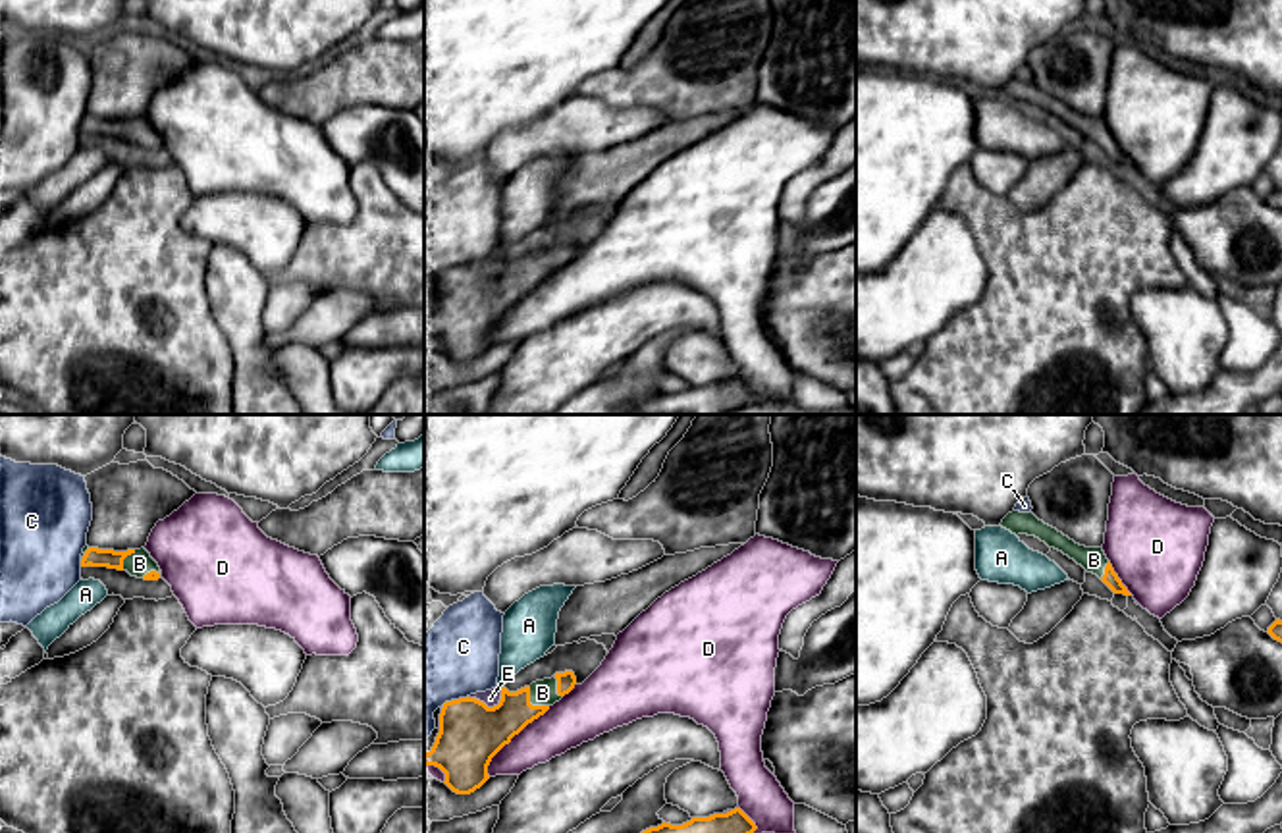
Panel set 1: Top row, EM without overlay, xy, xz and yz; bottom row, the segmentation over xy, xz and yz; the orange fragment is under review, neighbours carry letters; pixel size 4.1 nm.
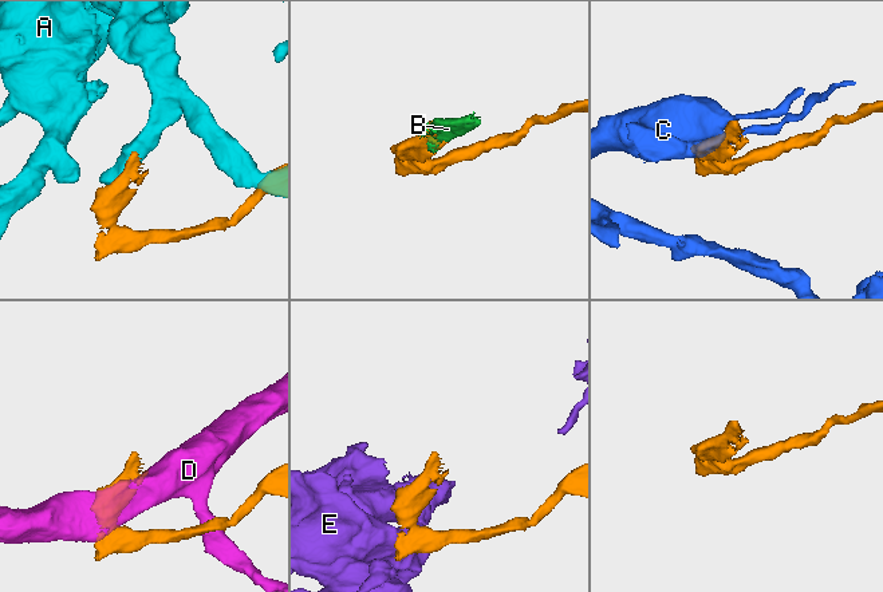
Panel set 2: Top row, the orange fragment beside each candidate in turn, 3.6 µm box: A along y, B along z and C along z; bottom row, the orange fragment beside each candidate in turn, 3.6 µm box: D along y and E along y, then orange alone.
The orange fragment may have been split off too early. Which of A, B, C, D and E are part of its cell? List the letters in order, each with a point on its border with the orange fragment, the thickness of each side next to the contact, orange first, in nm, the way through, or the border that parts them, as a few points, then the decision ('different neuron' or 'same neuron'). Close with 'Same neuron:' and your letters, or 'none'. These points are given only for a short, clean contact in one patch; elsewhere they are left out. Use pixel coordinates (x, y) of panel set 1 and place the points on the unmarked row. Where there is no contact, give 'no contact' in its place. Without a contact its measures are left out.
A: meets orange in xz at (504, 255); 260 nm thick on the orange side, 220 nm on the other; different neuron
B: meets orange in xz at (531, 272); 220 nm thick on the orange side, 110 nm on the other; same neuron
C: meets orange in xy at (81, 132); 80 nm thick on the orange side, 380 nm on the other; different neuron
D: meets orange in xz at (511, 305); 260 nm thick on the orange side, 200 nm on the other; different neuron
E: meets orange in xz at (486, 274); 260 nm thick on the orange side, 70 nm on the other; different neuron
Same neuron: B

